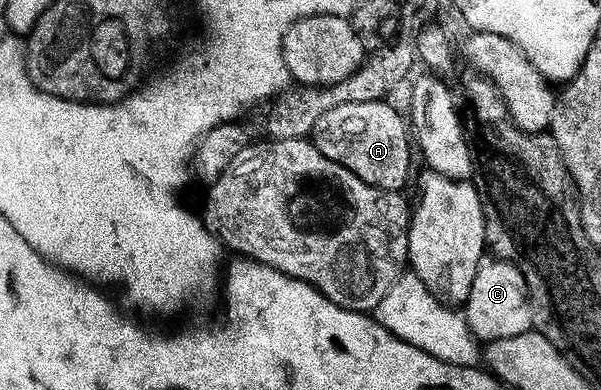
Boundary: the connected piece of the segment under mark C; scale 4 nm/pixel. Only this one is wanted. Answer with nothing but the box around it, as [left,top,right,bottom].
[464,260,532,343]

